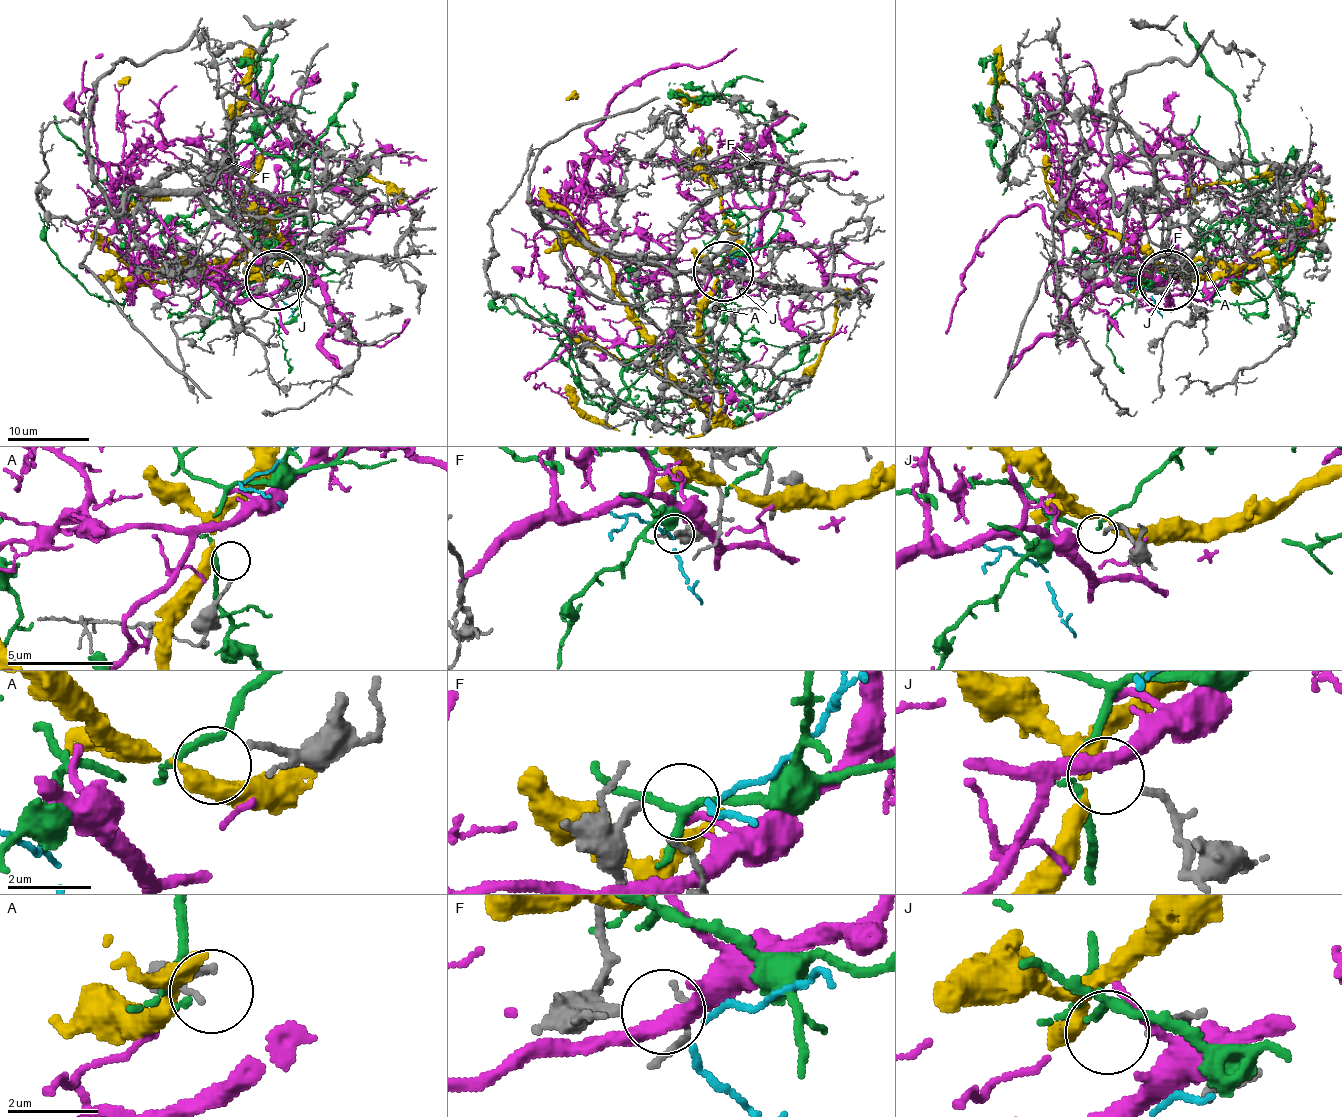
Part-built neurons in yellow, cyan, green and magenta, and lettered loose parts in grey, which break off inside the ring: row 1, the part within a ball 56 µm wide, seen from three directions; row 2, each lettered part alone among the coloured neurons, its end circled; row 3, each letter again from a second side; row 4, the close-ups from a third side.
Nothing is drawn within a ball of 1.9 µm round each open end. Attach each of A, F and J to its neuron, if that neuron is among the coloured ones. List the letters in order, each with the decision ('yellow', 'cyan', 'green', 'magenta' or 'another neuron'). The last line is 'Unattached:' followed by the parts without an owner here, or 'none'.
A: another neuron
F: cyan
J: green
Unattached: A

